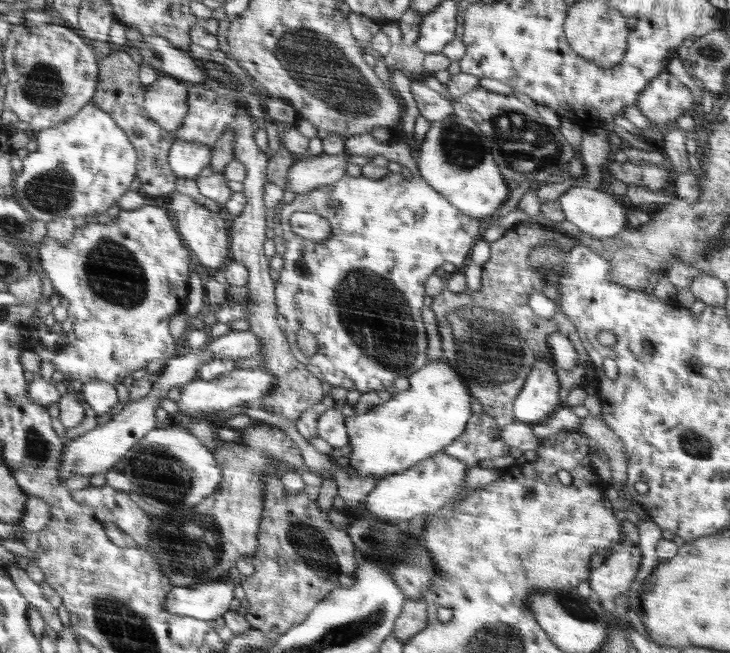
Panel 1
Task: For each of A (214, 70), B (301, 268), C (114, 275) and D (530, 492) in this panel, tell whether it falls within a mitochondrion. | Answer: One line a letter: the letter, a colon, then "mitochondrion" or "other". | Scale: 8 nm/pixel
A: mitochondrion
B: other
C: mitochondrion
D: other

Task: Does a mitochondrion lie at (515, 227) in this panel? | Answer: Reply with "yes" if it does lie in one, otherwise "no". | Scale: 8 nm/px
no

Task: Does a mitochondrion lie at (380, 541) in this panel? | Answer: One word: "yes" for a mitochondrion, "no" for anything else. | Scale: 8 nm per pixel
yes

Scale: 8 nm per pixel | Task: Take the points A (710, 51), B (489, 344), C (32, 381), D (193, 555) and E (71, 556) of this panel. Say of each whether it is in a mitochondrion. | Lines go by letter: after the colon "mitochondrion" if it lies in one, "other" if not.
A: mitochondrion
B: mitochondrion
C: other
D: mitochondrion
E: other

